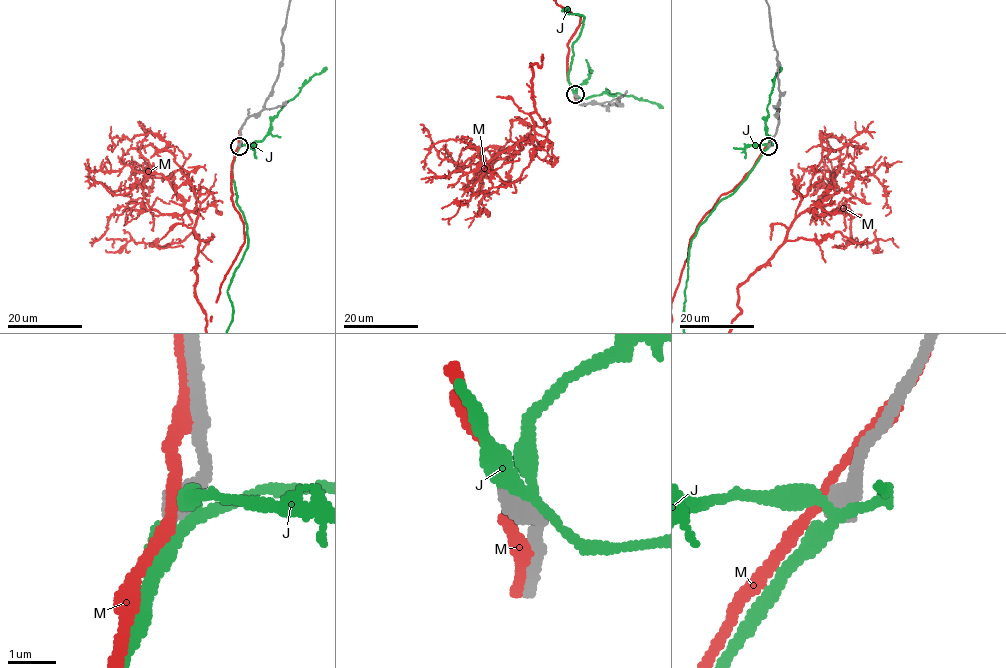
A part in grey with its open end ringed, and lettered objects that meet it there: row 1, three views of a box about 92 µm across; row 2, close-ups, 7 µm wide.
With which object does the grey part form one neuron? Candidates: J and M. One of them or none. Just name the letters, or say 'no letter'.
no letter

